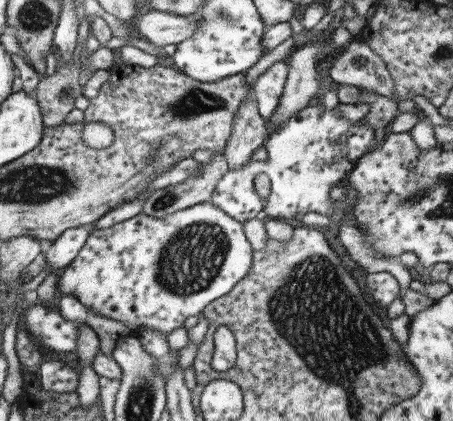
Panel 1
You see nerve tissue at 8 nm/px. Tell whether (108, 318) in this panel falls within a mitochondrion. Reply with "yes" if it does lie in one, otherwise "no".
no

